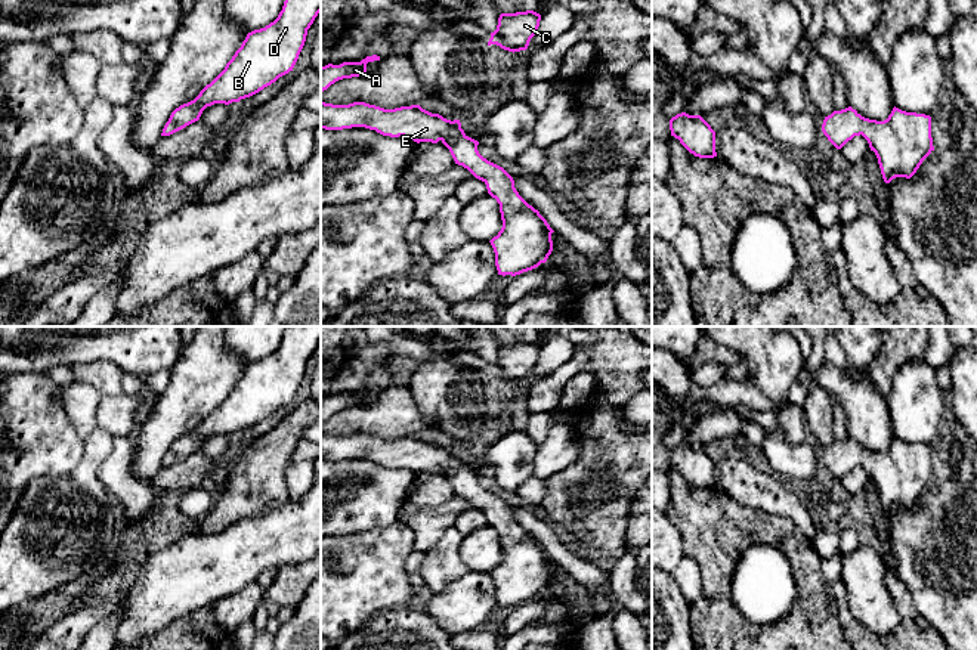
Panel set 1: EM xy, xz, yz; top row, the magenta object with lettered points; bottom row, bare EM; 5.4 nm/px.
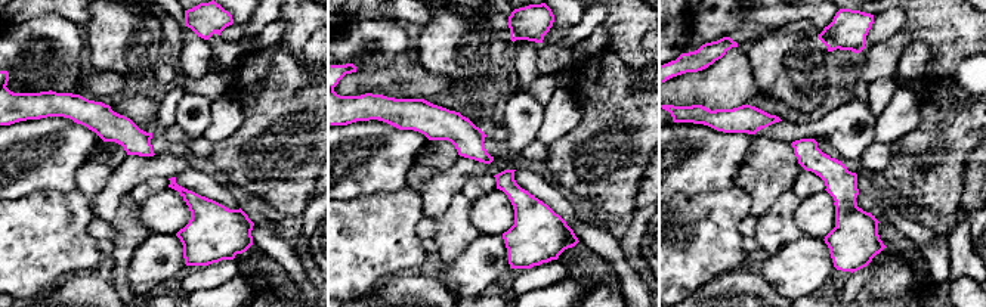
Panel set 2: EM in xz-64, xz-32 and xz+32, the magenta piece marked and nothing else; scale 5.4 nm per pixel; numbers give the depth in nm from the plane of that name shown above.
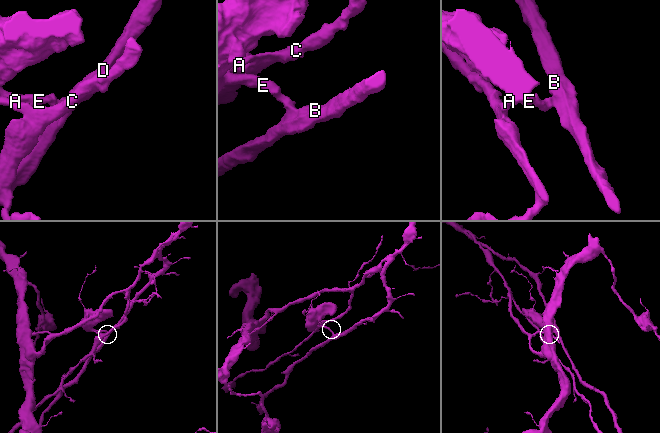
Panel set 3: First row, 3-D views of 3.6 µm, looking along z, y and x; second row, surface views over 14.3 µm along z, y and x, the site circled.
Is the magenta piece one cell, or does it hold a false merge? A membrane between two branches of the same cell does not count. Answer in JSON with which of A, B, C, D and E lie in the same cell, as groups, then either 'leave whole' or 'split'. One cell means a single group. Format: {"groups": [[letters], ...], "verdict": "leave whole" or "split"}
{"groups": [["A", "C", "E"], ["B", "D"]], "verdict": "split"}

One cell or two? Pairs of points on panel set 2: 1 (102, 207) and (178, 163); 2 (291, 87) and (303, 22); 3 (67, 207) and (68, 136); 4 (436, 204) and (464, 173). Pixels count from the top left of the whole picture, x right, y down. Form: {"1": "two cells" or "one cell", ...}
{"1": "one cell", "2": "two cells", "3": "two cells", "4": "one cell"}

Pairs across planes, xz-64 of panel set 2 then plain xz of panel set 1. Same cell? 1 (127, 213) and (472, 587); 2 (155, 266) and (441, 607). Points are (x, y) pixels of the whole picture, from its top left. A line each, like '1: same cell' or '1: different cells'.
1: different cells
2: same cell

